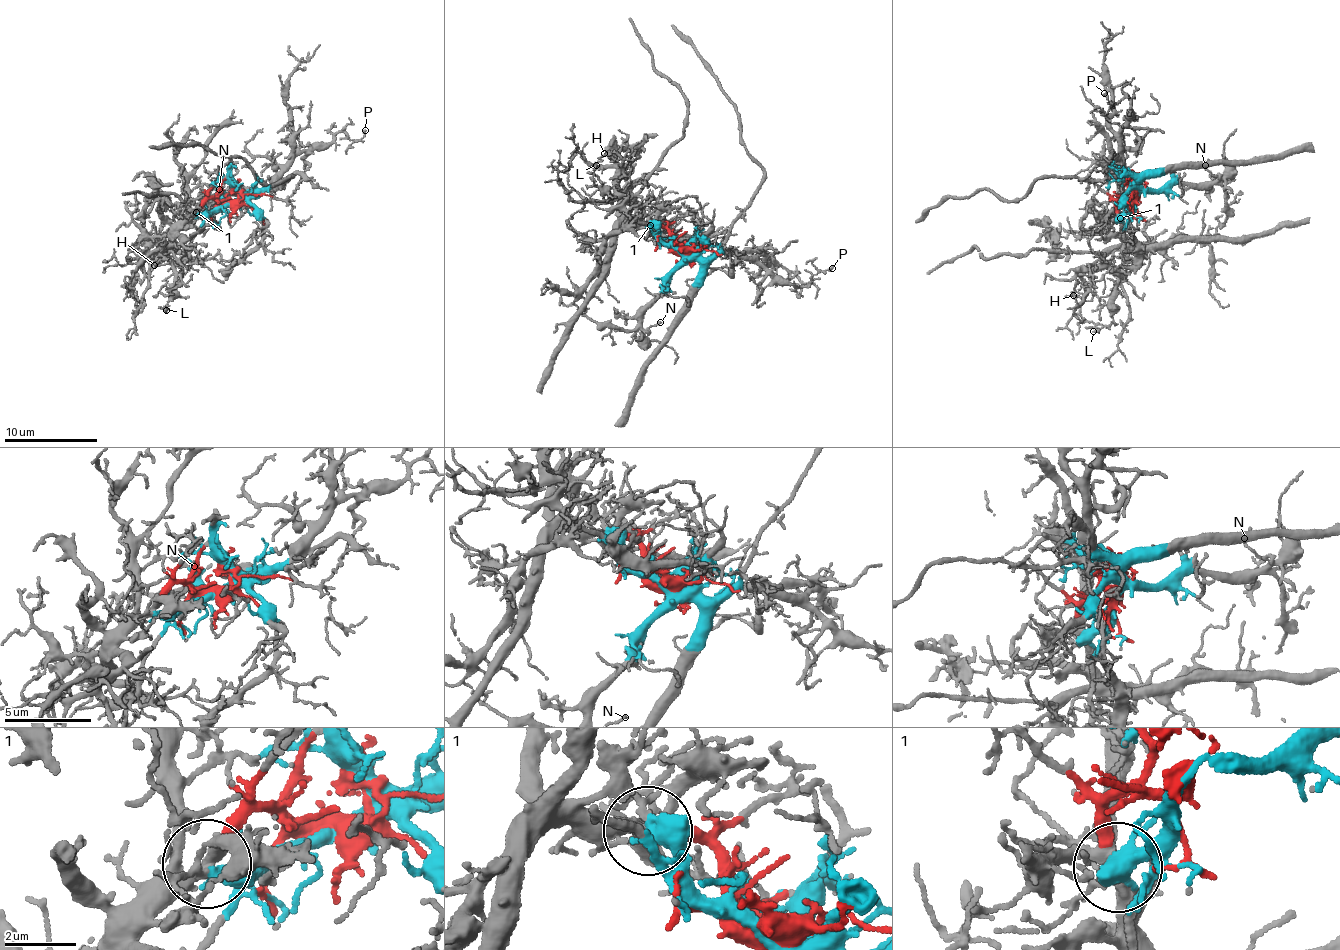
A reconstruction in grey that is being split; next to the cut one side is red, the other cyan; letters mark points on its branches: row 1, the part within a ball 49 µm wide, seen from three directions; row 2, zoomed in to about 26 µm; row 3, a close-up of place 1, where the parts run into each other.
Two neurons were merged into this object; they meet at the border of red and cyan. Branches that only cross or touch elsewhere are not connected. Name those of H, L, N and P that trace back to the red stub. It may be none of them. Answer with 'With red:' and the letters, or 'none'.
With red: H, L

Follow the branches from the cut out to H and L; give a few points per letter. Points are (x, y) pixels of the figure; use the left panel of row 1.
H: (234, 201), (207, 200), (179, 230), (178, 243), (169, 248), (164, 245), (162, 258), (153, 264)
L: (234, 201), (207, 200), (179, 230), (178, 243), (170, 255), (175, 267), (175, 285), (165, 310)

